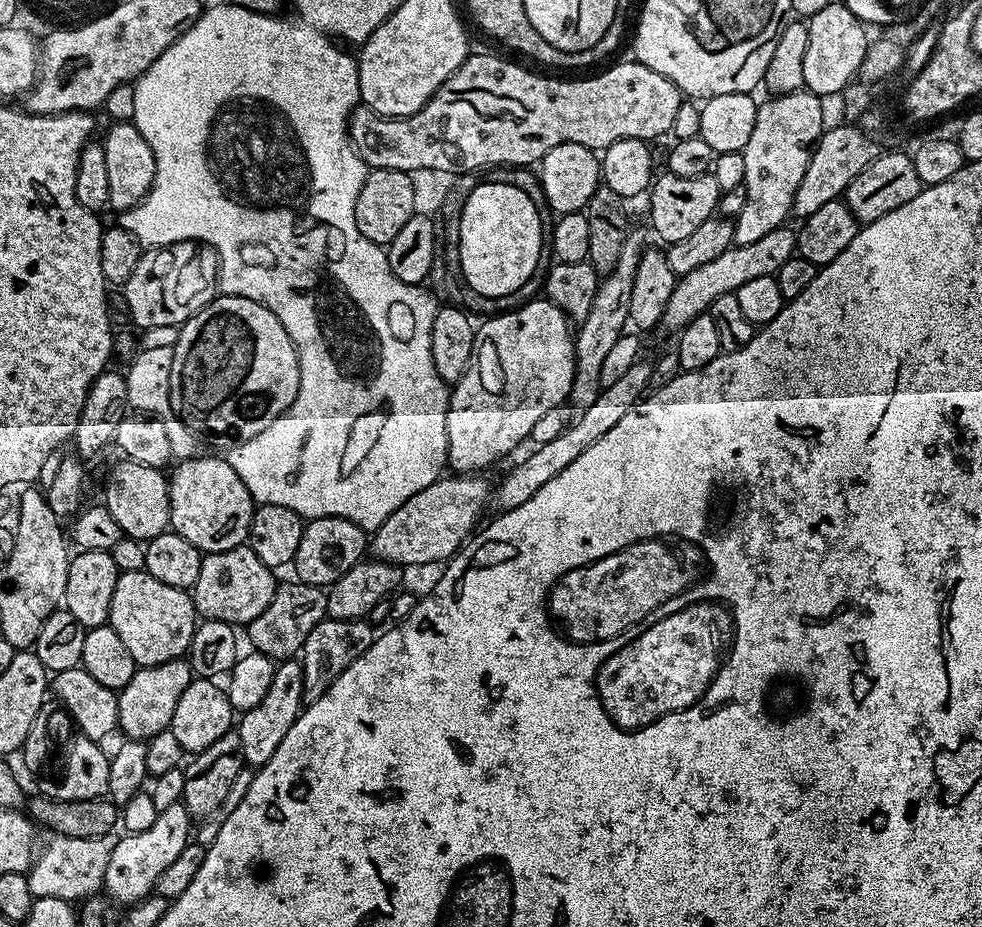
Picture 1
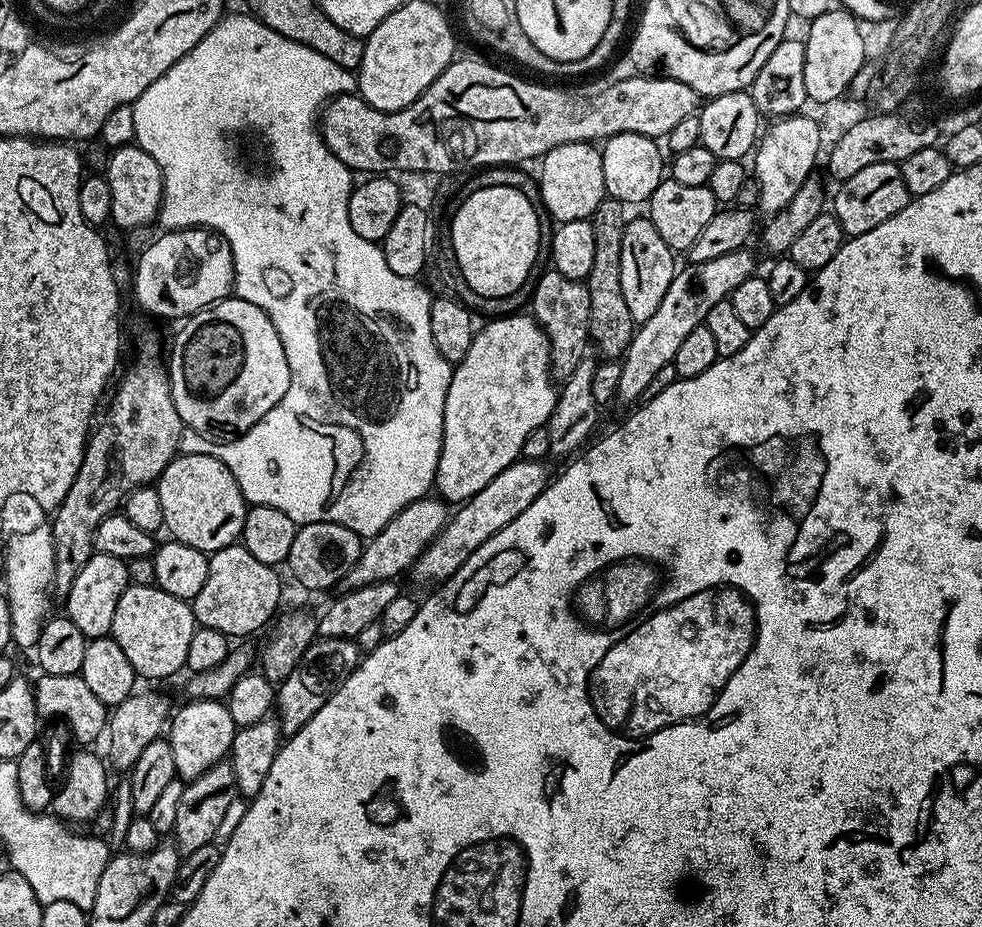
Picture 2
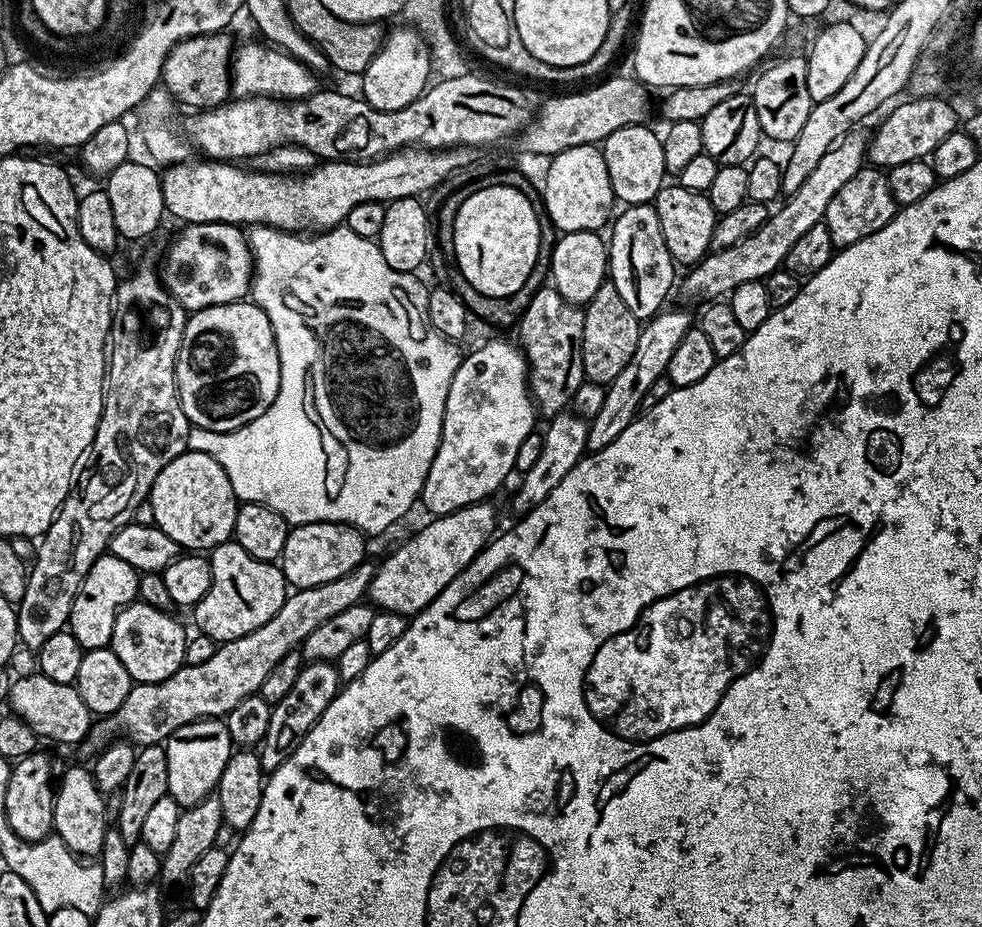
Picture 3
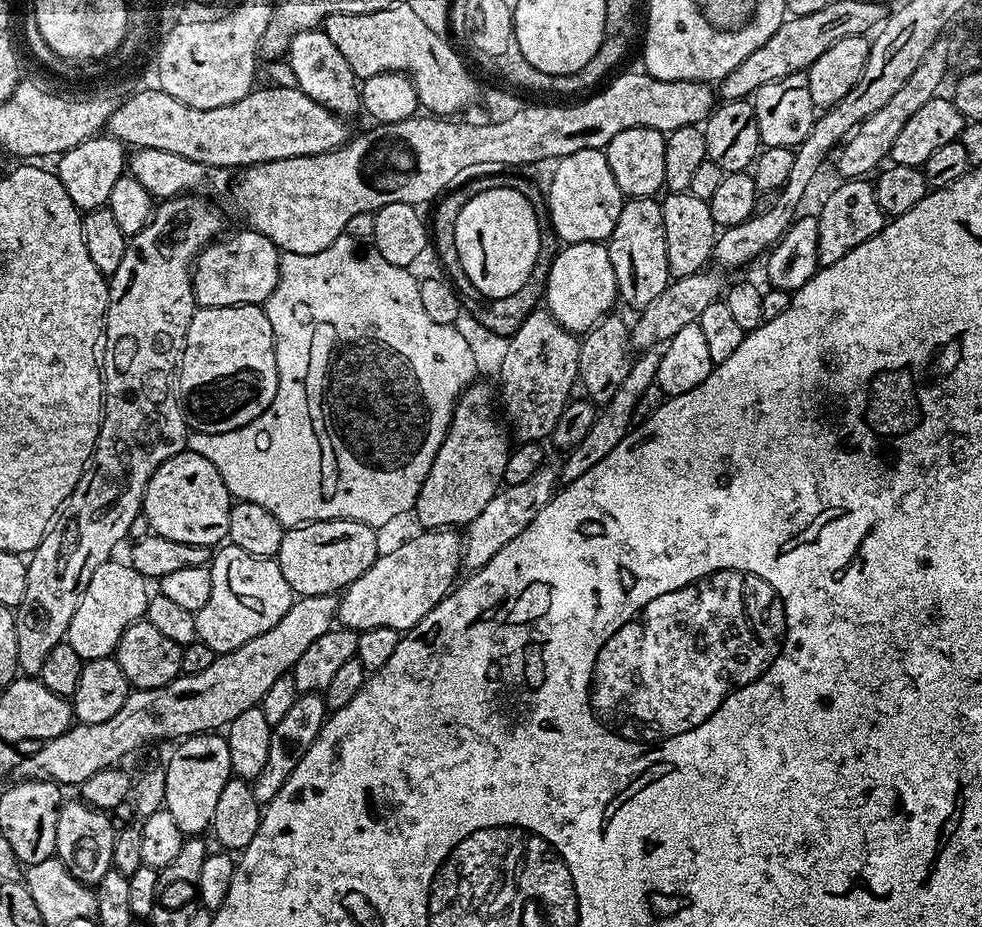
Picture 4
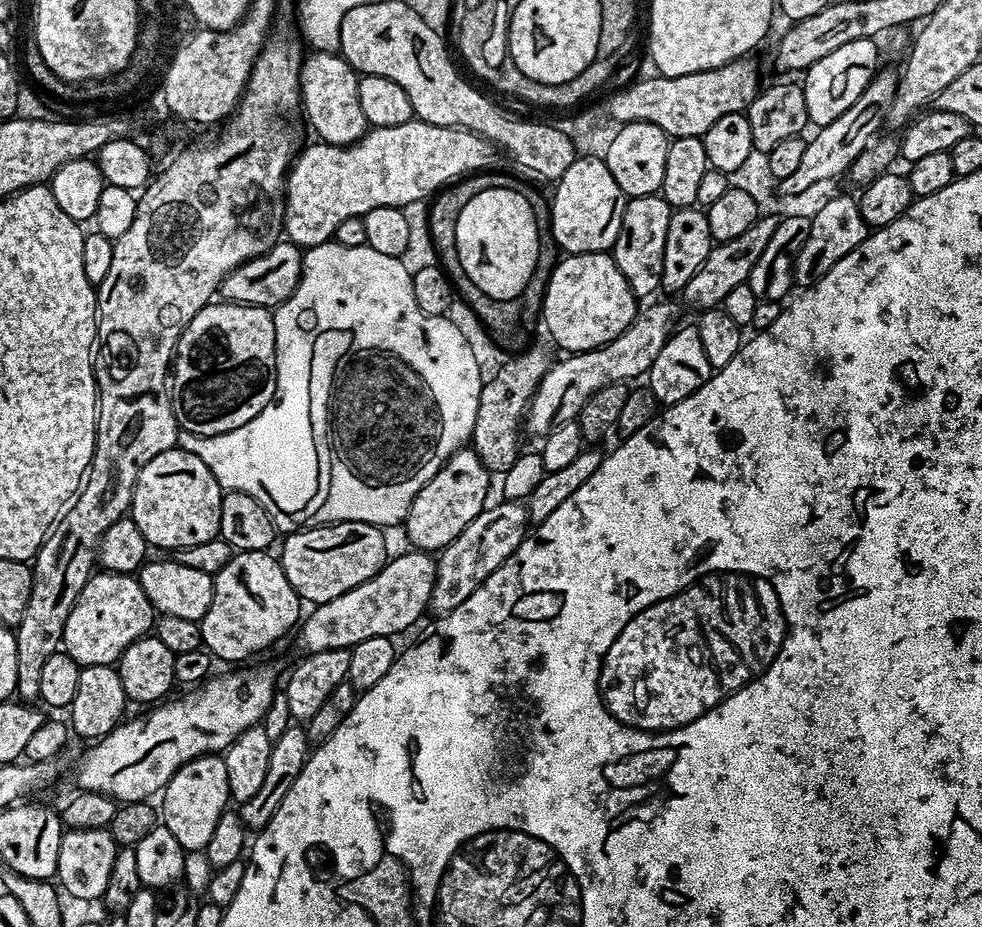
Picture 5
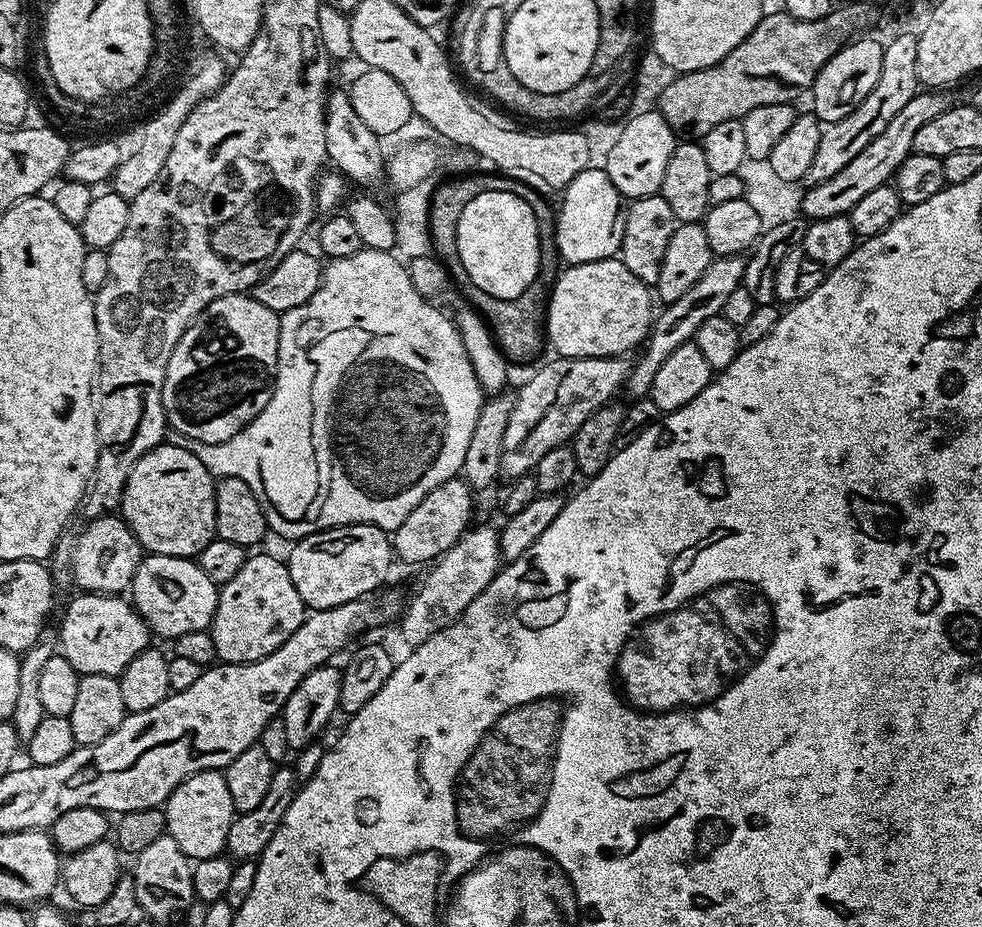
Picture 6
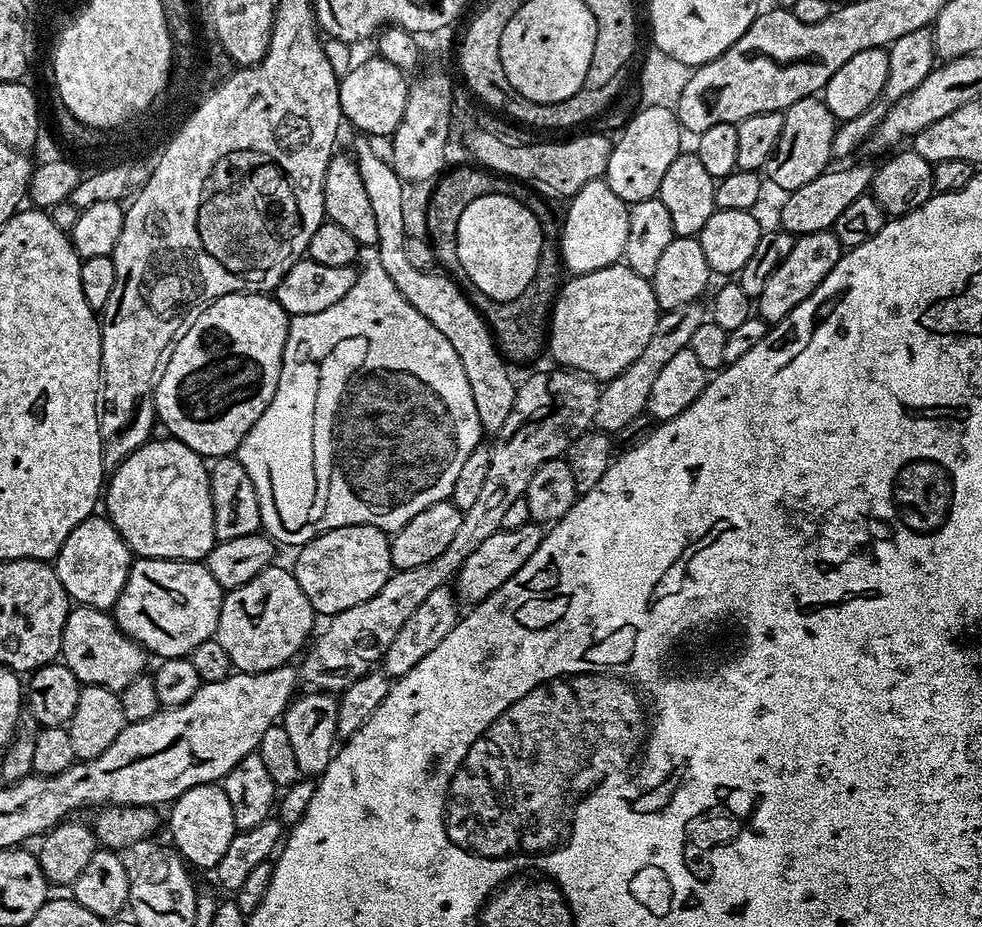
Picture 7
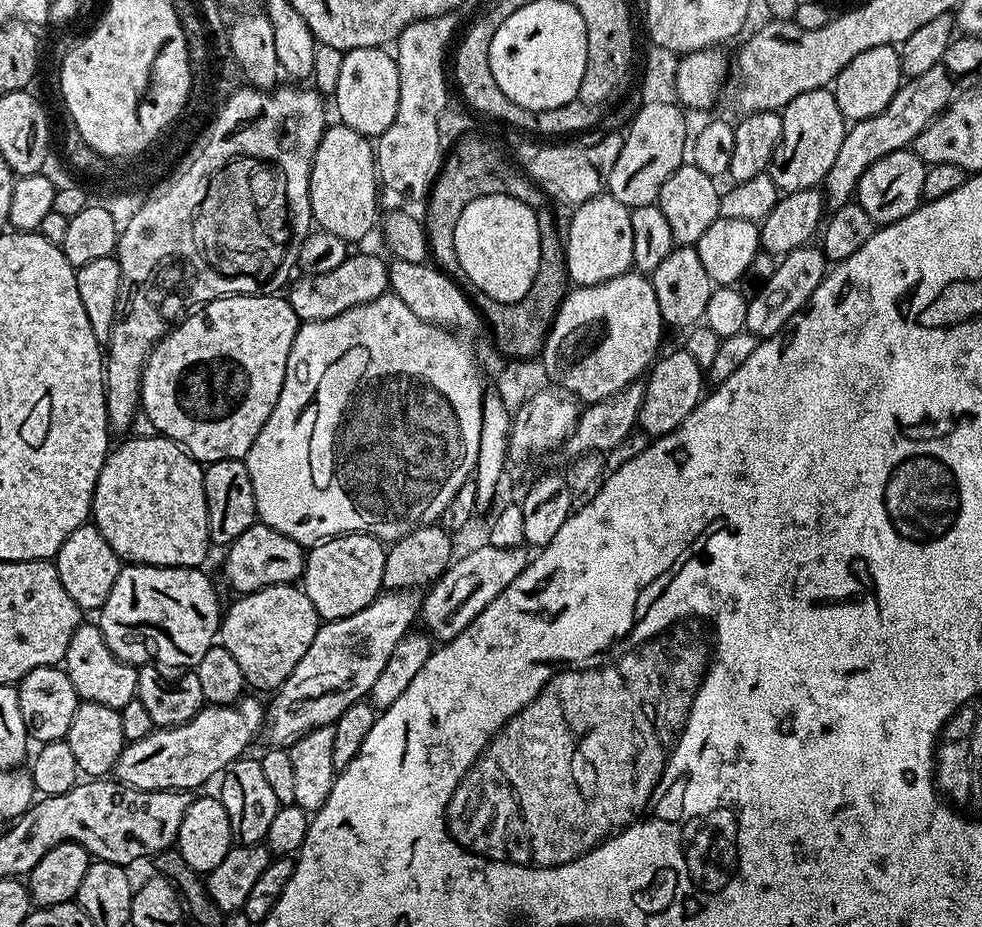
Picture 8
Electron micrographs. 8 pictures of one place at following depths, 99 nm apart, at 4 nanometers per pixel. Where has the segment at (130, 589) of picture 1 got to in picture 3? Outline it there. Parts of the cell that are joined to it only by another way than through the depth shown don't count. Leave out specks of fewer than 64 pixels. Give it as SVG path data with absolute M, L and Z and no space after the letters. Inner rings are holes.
M143 602L127 604L118 614L110 647L114 654L118 654L122 666L126 666L126 674L130 674L135 683L162 682L184 667L189 633L184 632L183 626L172 616L171 611L156 609L154 605Z

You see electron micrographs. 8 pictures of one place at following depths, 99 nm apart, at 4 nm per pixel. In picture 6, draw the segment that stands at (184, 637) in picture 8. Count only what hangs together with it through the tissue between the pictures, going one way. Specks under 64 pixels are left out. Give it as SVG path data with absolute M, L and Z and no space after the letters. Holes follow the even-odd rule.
M145 555L132 579L130 599L136 613L148 623L149 633L165 636L168 642L186 634L211 629L220 597L218 585L206 578L195 559L182 556Z

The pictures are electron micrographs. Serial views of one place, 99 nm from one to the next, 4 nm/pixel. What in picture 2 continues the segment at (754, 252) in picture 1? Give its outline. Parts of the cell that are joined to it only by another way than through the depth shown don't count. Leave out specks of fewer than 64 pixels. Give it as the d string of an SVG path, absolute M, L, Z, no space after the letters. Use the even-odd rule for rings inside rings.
M747 247L734 250L732 253L724 254L720 258L709 261L688 262L677 271L676 277L670 282L670 290L662 297L662 302L650 318L646 318L633 331L632 341L628 349L624 351L622 363L620 364L620 377L618 378L617 397L622 401L635 401L642 394L642 389L654 379L662 366L673 363L678 354L686 334L704 323L706 314L710 314L713 306L718 302L729 299L733 290L742 286L746 278L750 278L757 271L756 256L748 252Z

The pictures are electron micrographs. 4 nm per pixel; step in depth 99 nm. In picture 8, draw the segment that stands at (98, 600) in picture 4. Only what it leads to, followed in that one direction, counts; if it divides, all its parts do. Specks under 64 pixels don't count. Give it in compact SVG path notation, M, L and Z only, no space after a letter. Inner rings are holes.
M82 622L76 627L74 638L70 638L70 646L66 646L62 667L81 701L98 702L98 706L119 710L126 706L126 702L137 699L137 665L128 664L112 653L110 646L106 646L106 638L102 638L99 623Z

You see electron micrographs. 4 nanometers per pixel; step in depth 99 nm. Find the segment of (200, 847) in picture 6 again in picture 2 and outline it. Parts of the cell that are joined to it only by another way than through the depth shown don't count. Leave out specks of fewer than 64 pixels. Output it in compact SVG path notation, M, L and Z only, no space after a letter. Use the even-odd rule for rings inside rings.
M192 698L187 702L189 704L182 705L177 712L175 709L166 732L166 739L172 744L174 752L176 775L185 782L198 778L198 774L210 770L210 766L231 753L237 729L234 718L230 718L227 703L199 698Z

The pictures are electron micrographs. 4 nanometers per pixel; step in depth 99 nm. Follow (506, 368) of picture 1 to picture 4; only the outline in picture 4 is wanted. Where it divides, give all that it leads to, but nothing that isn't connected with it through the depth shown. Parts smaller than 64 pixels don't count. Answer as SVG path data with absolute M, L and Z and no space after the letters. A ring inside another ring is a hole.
M473 382L461 392L456 408L452 411L446 438L430 466L430 474L426 474L422 482L414 509L414 516L420 519L421 529L463 529L472 524L474 518L482 514L482 510L486 510L486 502L490 502L490 498L494 498L504 484L510 436L498 416L496 421L492 413L493 385L491 388L488 384L480 383Z

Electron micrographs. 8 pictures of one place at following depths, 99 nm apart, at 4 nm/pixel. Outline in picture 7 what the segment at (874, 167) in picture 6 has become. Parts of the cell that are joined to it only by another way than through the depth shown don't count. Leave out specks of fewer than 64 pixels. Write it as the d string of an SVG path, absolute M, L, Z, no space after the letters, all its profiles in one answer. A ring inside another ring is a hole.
M852 164L849 168L836 168L823 172L818 178L806 182L806 186L798 186L798 190L784 196L781 208L780 228L793 236L805 236L815 232L827 232L838 222L838 214L854 202L854 198L865 195L871 189L874 175L873 165Z

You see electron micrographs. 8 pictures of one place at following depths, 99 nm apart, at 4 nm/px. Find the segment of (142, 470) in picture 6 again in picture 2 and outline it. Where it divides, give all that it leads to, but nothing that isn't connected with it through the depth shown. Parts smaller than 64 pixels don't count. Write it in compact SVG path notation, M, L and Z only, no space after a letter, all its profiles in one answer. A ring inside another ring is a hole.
M204 450L190 452L189 456L180 454L170 461L154 487L162 502L167 535L186 546L194 546L194 550L211 554L241 539L249 505L234 474L217 456Z

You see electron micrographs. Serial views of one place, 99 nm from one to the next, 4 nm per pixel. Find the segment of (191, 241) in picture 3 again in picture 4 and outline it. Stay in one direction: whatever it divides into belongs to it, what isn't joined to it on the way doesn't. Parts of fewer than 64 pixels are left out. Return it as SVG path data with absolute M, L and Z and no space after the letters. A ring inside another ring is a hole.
M243 230L212 241L200 251L192 268L192 293L197 309L229 308L243 304L265 305L280 281L279 248L261 232Z

